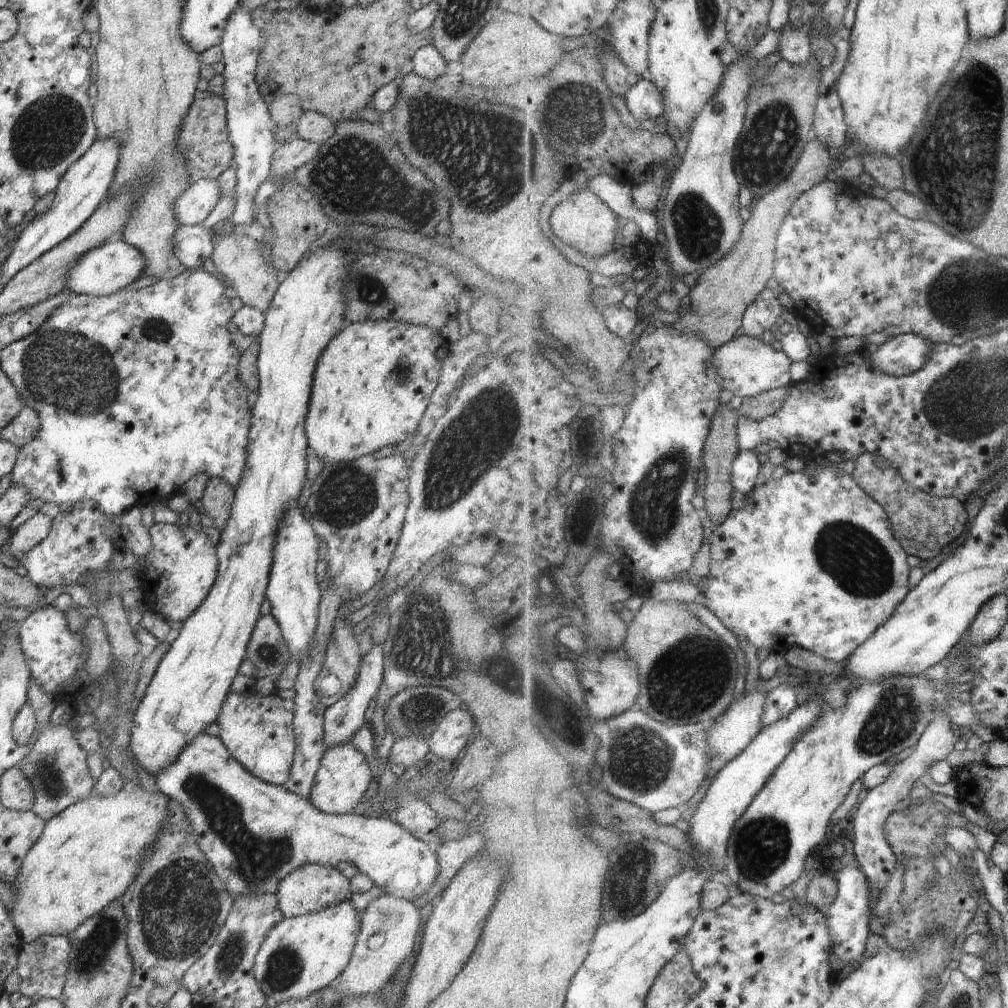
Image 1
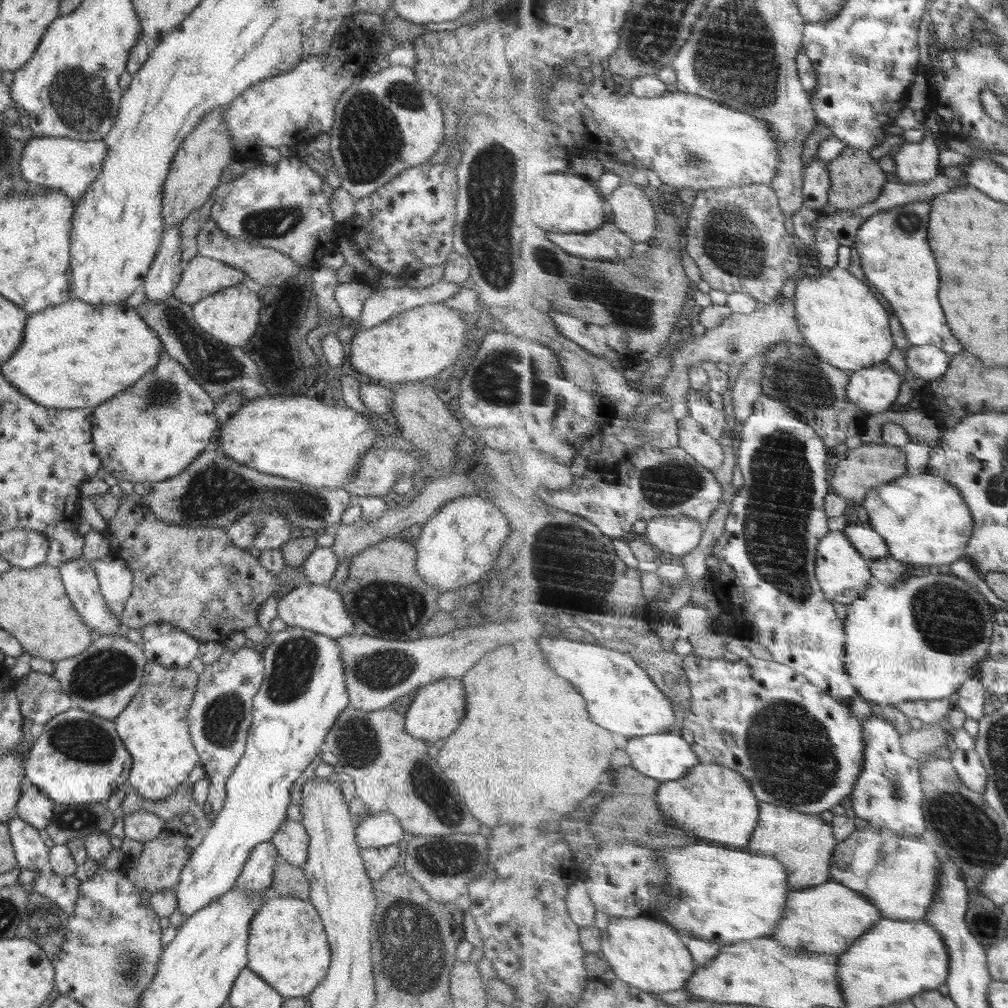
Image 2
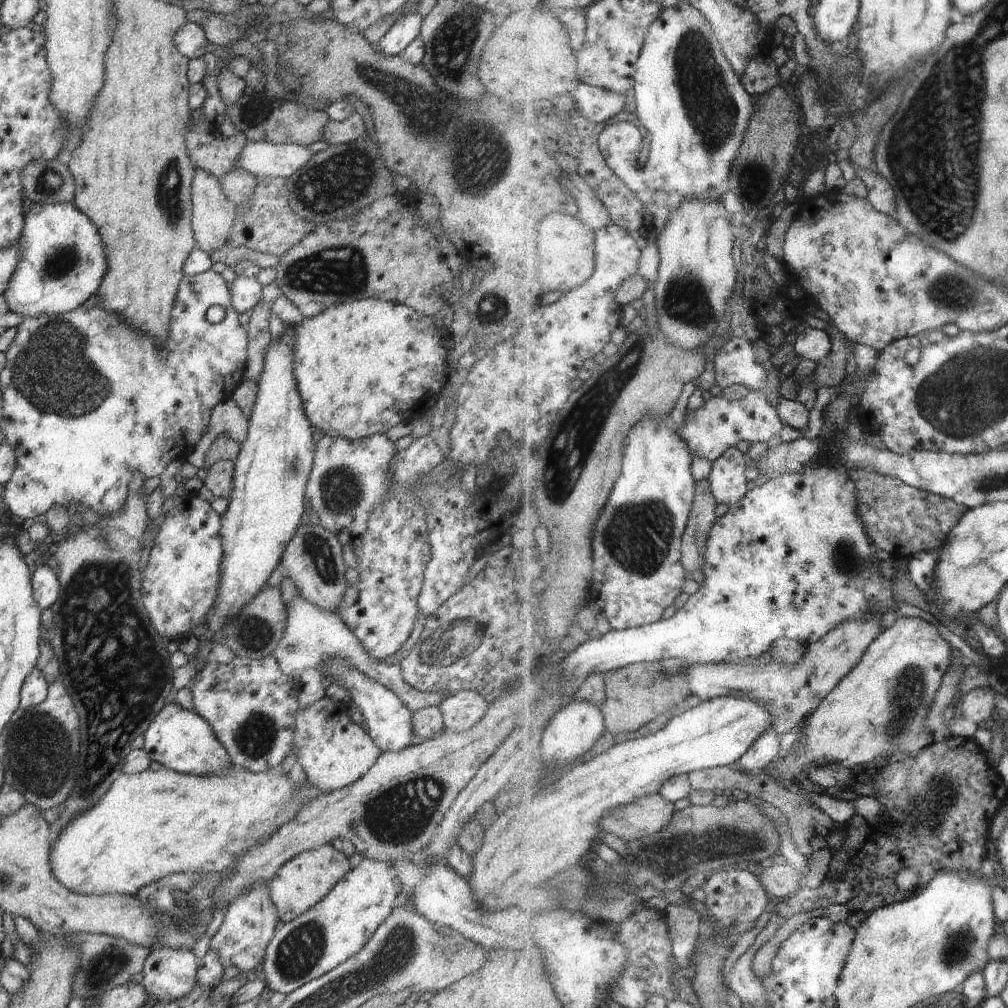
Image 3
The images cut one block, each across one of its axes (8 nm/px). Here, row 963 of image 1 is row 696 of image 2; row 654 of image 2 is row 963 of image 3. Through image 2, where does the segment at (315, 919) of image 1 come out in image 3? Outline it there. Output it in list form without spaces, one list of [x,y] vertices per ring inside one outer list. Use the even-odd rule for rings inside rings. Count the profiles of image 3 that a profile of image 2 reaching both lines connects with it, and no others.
[[[364,857],[358,866],[350,870],[342,880],[336,882],[336,886],[317,906],[292,922],[279,925],[265,951],[263,964],[259,967],[259,973],[263,975],[266,982],[267,993],[269,995],[275,992],[291,994],[304,984],[334,970],[342,962],[360,952],[368,944],[380,924],[388,919],[392,910],[401,901],[399,888],[400,882],[396,878],[396,868],[390,862]]]

